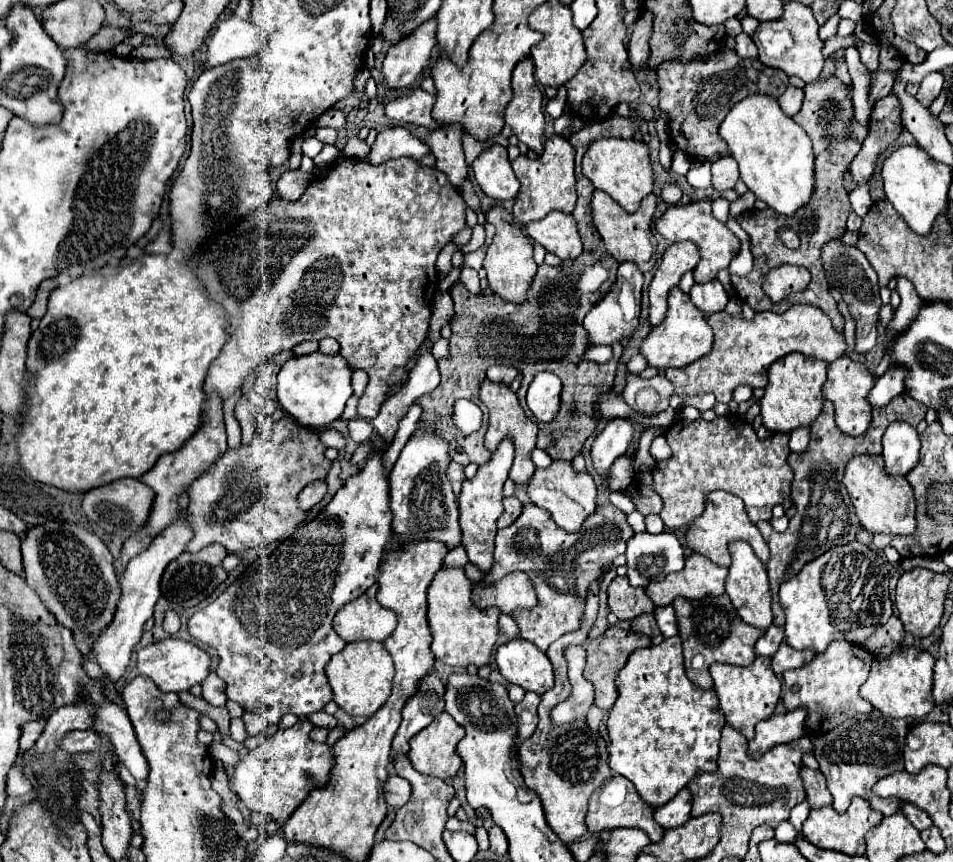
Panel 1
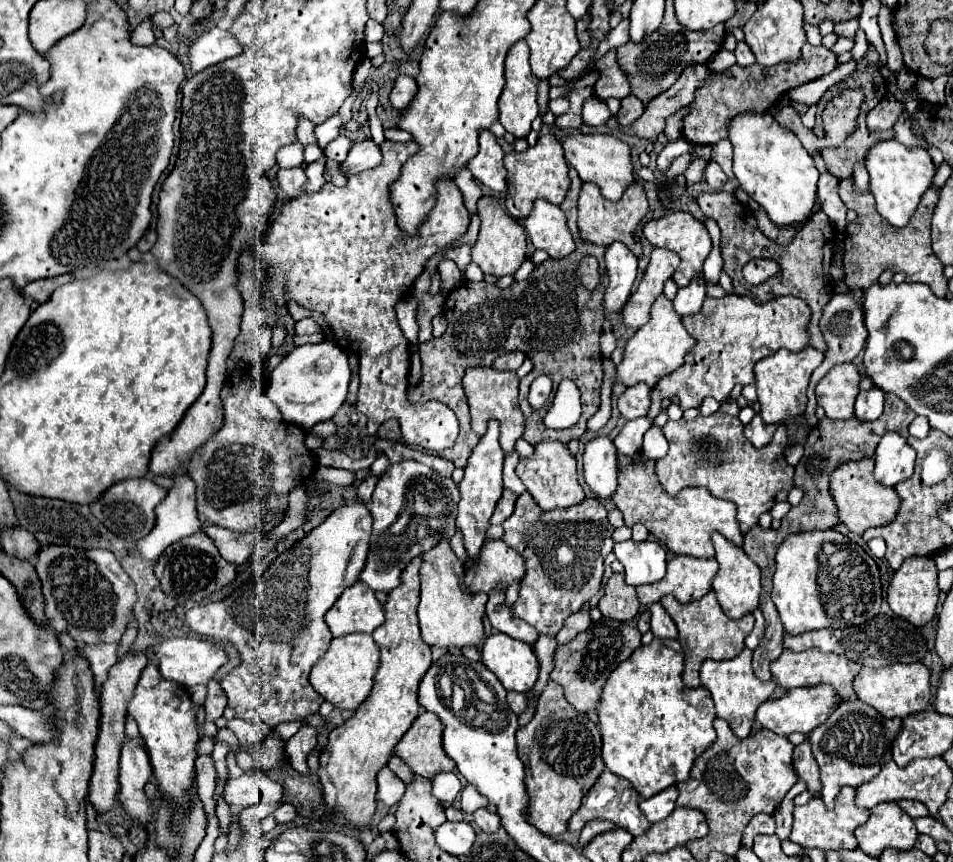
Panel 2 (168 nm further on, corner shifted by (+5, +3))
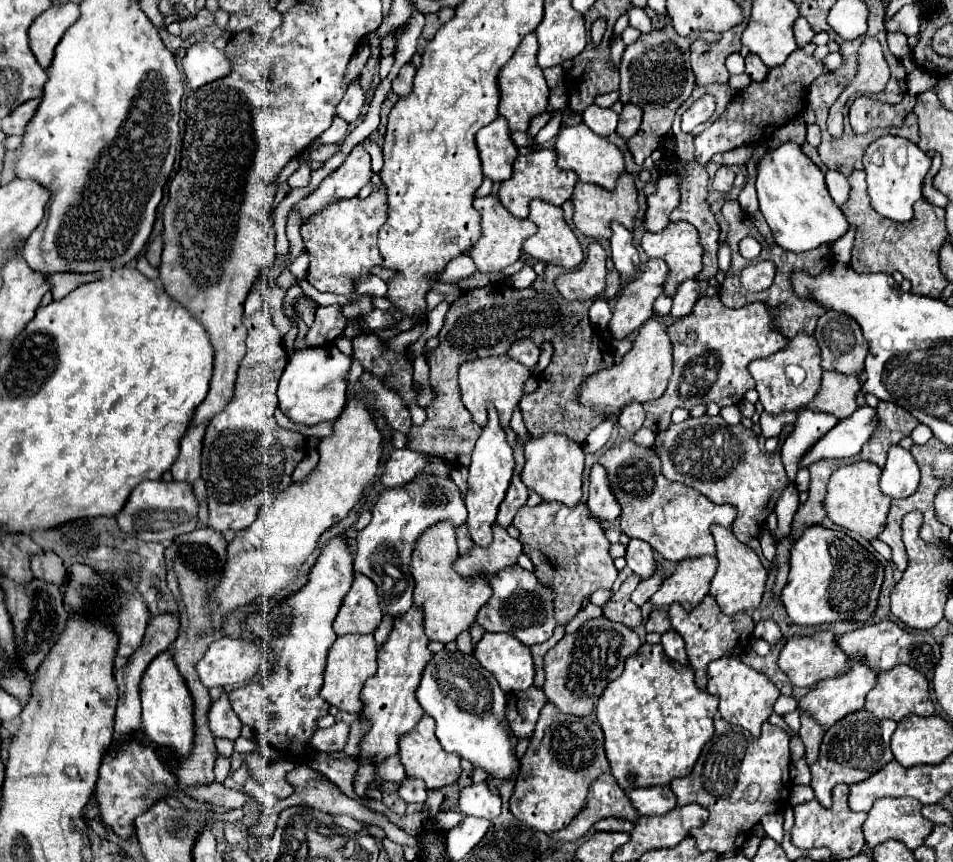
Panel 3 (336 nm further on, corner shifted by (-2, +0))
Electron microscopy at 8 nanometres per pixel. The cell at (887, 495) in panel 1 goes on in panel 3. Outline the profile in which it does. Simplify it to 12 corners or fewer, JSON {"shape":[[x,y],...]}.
{"shape":[[862,460],[838,468],[824,498],[836,526],[874,540],[890,498],[882,470]]}

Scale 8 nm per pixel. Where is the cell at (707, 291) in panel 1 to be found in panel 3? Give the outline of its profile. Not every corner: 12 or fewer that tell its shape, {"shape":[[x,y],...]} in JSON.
{"shape":[[698,280],[682,282],[672,296],[672,316],[684,318],[698,300]]}

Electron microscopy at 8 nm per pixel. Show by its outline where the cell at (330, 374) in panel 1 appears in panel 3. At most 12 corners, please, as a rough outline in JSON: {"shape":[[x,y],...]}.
{"shape":[[336,346],[290,356],[278,408],[296,424],[334,422],[352,358]]}

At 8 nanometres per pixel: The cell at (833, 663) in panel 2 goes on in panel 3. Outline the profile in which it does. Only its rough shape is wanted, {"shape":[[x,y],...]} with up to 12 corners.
{"shape":[[830,630],[792,636],[778,666],[810,688],[848,670]]}

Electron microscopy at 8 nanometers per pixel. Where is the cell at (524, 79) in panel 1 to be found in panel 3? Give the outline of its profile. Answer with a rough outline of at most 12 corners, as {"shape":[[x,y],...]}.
{"shape":[[530,32],[498,72],[498,112],[512,132],[548,108]]}

